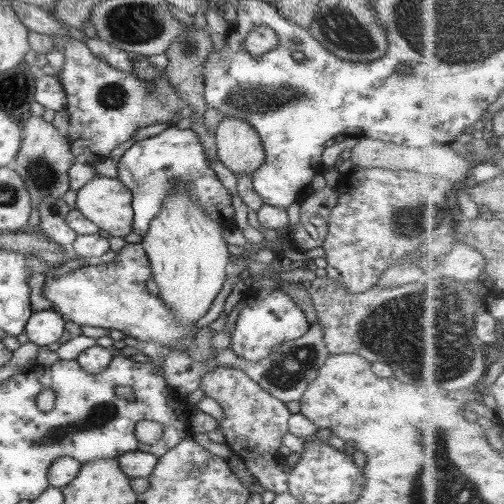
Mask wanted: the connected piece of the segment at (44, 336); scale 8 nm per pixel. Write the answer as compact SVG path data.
M40 310L32 313L28 320L25 331L29 342L38 347L47 347L50 344L58 343L64 334L66 322L53 310Z

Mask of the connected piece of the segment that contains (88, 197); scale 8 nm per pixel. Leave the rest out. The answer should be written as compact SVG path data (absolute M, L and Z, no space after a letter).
M97 175L76 193L75 208L110 236L132 232L132 193L117 178Z

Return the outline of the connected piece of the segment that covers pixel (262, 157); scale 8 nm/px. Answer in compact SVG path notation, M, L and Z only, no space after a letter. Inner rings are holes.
M224 116L215 133L217 156L220 162L239 178L242 174L257 174L266 165L266 152L258 132L244 119Z

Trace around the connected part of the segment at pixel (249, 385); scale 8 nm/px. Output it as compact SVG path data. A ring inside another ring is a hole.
M220 366L214 371L208 372L202 377L199 390L204 392L206 397L210 397L212 400L215 400L220 407L222 407L225 416L222 420L216 420L211 416L197 416L191 422L191 433L203 432L204 434L208 434L211 430L218 430L220 434L223 434L228 448L244 460L244 464L248 468L248 471L250 471L250 473L259 480L265 490L275 492L276 495L286 492L289 489L289 474L283 472L283 468L279 463L281 454L279 448L282 446L282 437L290 431L288 428L288 422L291 413L286 404L283 401L277 400L268 392L265 392L242 370L236 368Z

